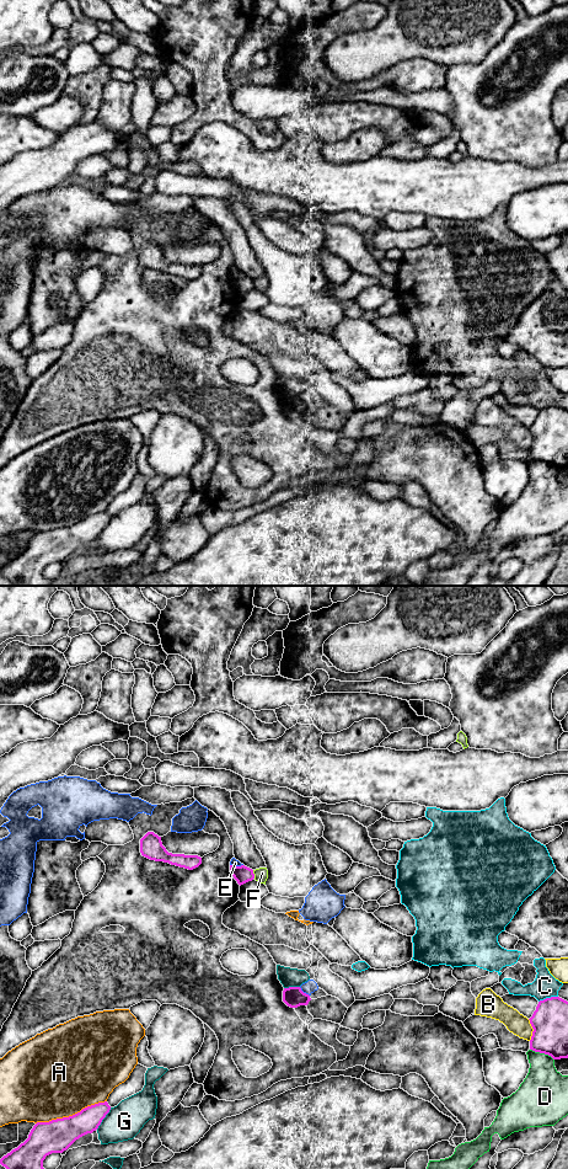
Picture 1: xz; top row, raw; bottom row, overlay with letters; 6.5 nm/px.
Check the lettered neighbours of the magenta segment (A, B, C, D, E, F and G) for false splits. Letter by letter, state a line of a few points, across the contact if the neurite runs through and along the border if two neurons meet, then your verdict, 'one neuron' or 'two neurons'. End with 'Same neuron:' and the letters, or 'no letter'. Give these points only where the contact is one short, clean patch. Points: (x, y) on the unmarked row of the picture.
A: two neurons
B: two neurons
C: two neurons
D: two neurons
E: one neuron
F: two neurons
G: two neurons
Same neuron: E

